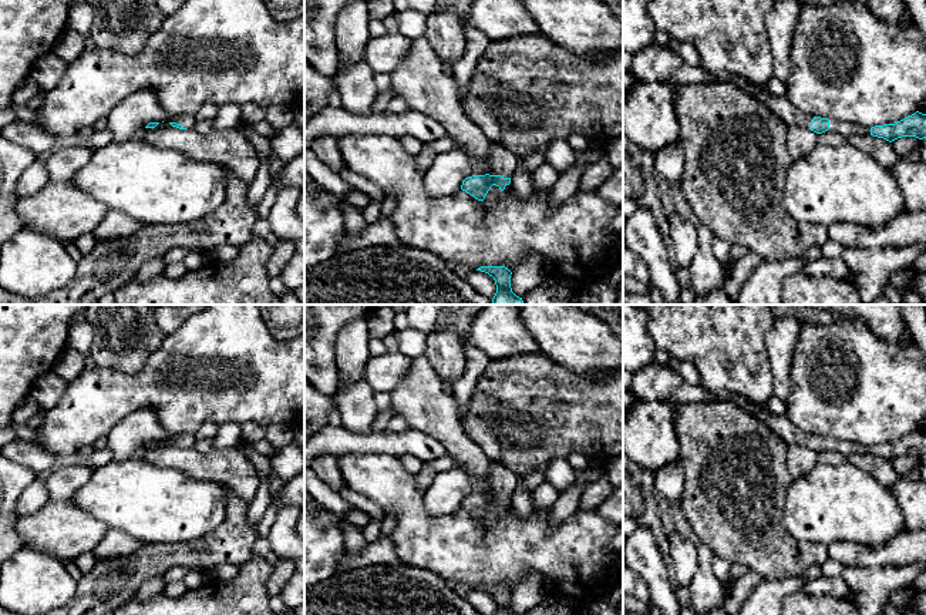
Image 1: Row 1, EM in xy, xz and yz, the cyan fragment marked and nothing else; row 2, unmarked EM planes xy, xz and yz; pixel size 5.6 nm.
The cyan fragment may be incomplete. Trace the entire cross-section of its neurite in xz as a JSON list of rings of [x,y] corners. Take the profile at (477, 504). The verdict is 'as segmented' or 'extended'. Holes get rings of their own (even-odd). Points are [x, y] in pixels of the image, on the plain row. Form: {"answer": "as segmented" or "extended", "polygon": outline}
{"answer": "extended", "polygon": [[[489,460],[489,491],[472,494],[462,500],[461,508],[478,520],[484,520],[492,504],[501,510],[511,503],[511,497],[519,483],[519,475],[505,466]]]}

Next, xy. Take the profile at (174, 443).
{"answer": "extended", "polygon": [[[178,434],[175,437],[169,437],[168,441],[179,448],[193,448],[196,438],[193,434]]]}

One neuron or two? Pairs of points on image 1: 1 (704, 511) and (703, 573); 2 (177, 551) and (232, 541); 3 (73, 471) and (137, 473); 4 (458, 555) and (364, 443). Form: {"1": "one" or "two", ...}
{"1": "two", "2": "one", "3": "two", "4": "two"}

